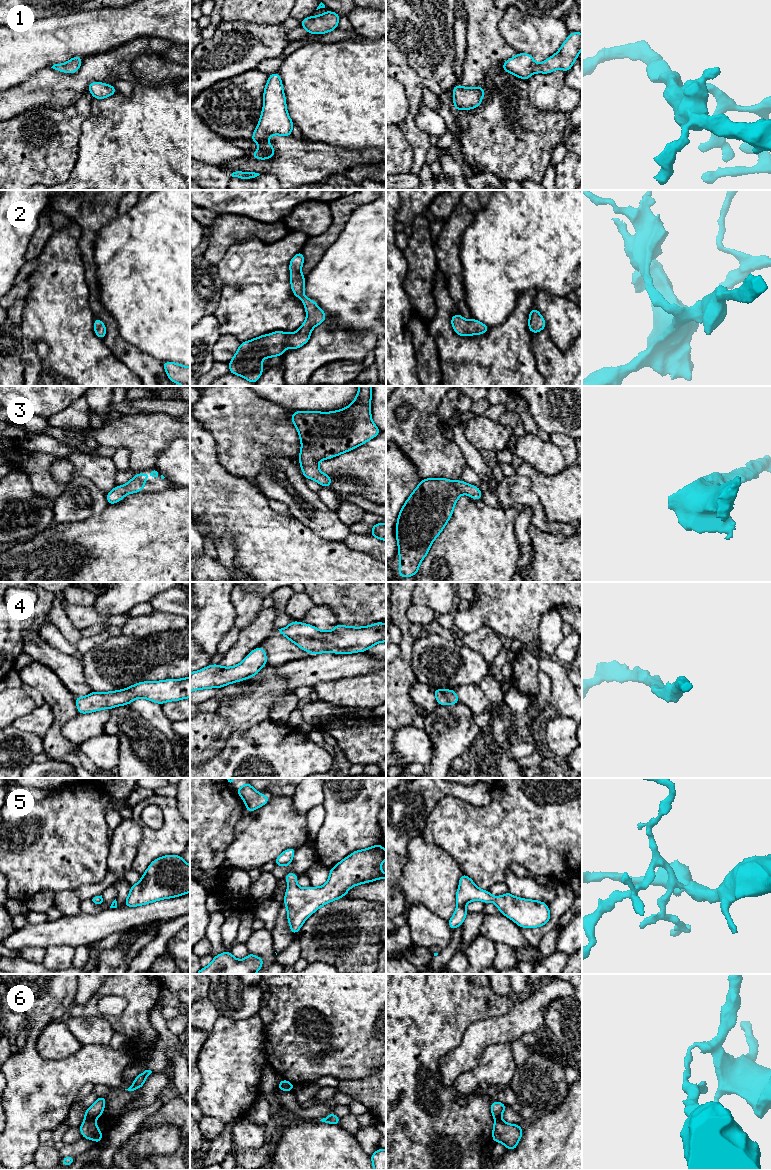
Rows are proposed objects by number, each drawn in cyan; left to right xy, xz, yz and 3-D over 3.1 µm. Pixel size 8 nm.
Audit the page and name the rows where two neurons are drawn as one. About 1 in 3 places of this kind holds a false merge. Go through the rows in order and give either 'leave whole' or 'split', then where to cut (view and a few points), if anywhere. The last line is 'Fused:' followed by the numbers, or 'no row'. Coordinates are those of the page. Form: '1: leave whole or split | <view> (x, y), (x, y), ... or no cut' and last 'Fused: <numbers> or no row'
1: leave whole | no cut
2: leave whole | no cut
3: leave whole | no cut
4: leave whole | no cut
5: leave whole | no cut
6: split | xy (85, 1117), (94, 1119)
Fused: 6

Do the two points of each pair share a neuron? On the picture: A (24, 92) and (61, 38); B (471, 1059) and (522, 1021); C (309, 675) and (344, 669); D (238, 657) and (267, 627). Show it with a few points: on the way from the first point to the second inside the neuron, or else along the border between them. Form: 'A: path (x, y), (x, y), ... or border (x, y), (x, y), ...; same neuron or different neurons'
A: border (50, 67), (41, 69), (30, 78), (18, 84); different neurons
B: path (479, 1045), (494, 1030), (508, 1028); same neuron
C: path (317, 669), (335, 669); same neuron
D: path (242, 649), (259, 632); same neuron

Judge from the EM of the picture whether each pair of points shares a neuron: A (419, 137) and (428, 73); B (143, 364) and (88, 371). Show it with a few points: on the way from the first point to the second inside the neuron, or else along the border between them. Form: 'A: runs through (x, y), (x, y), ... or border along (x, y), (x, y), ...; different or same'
A: border along (410, 67), (424, 86); different
B: border along (110, 350), (137, 375); different

